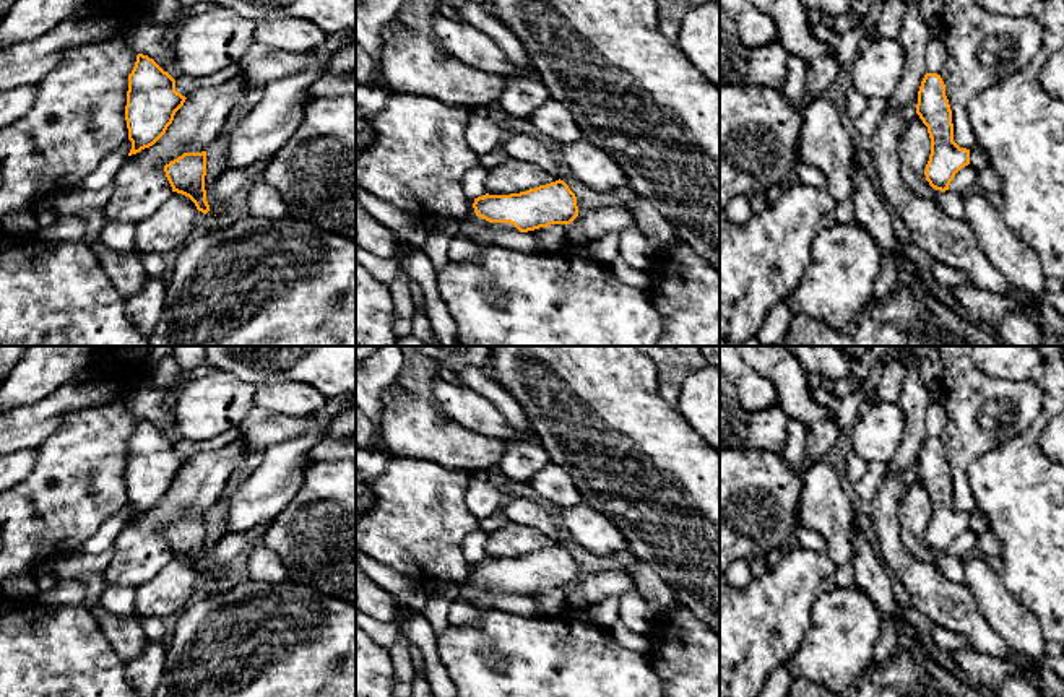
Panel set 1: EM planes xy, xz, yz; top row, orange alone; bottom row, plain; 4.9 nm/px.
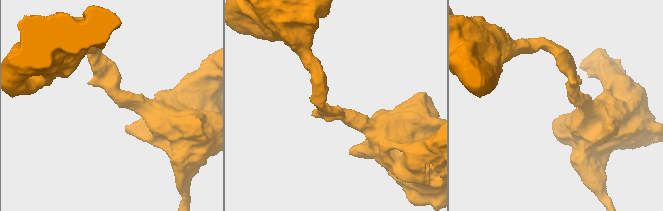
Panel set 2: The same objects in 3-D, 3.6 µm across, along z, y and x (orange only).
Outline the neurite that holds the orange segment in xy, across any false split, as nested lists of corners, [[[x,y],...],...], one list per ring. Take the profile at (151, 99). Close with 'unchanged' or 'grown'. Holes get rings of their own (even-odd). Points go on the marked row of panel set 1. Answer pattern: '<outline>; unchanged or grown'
[[[138,54],[128,75],[125,120],[132,149],[128,156],[153,146],[172,123],[185,96],[175,91],[175,80],[153,58]]]; unchanged

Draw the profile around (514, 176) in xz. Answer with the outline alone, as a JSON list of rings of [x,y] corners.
[[[508,158],[504,164],[489,169],[486,192],[489,195],[510,195],[559,180],[559,175],[523,159]]]

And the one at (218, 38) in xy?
[[[213,6],[201,15],[190,15],[177,37],[177,63],[184,76],[211,76],[240,62],[255,42],[257,23],[223,6]]]

